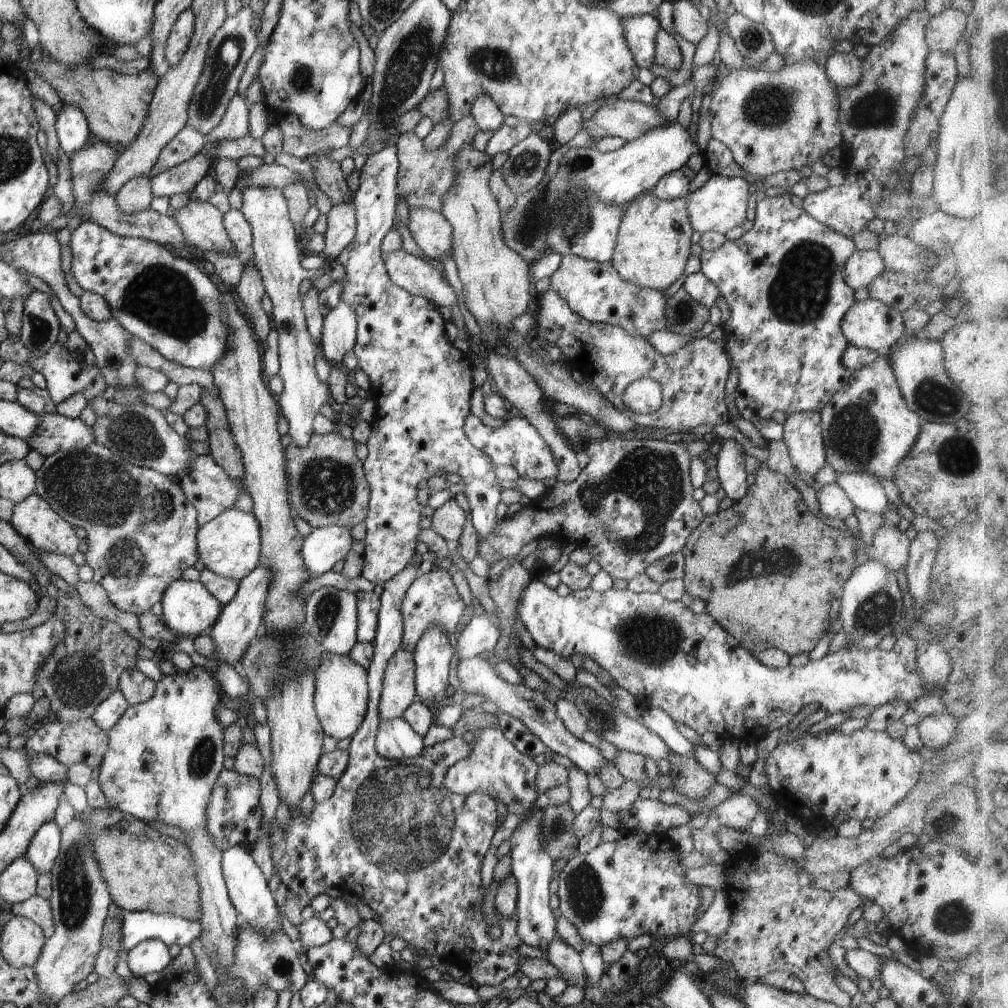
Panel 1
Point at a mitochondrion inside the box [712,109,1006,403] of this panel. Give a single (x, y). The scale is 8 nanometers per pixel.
(799, 291)

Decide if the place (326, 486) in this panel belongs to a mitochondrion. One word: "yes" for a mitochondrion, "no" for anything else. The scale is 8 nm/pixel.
yes

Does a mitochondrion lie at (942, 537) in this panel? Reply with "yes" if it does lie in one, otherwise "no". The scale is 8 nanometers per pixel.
no

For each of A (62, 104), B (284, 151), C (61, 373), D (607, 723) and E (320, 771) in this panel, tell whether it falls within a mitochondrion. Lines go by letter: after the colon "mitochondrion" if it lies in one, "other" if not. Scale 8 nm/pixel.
A: other
B: other
C: other
D: mitochondrion
E: other

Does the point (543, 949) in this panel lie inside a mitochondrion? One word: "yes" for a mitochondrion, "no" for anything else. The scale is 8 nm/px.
no

